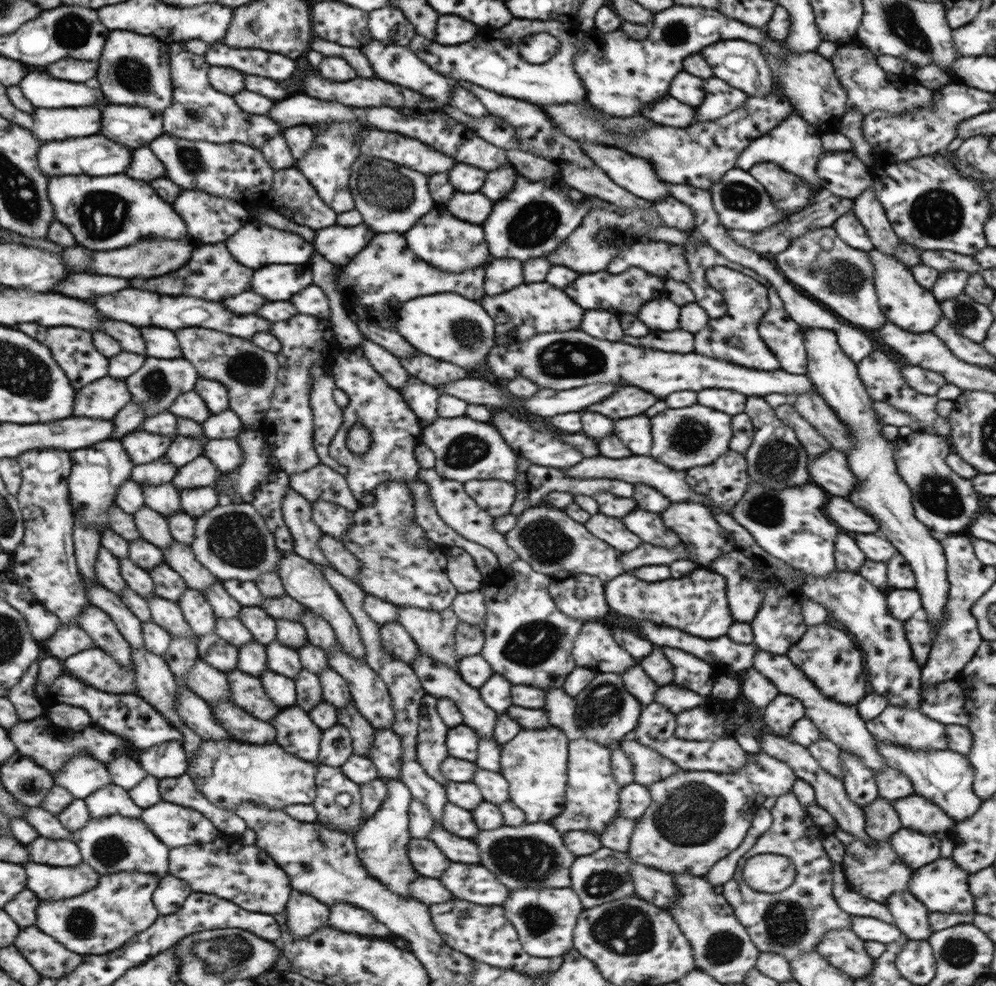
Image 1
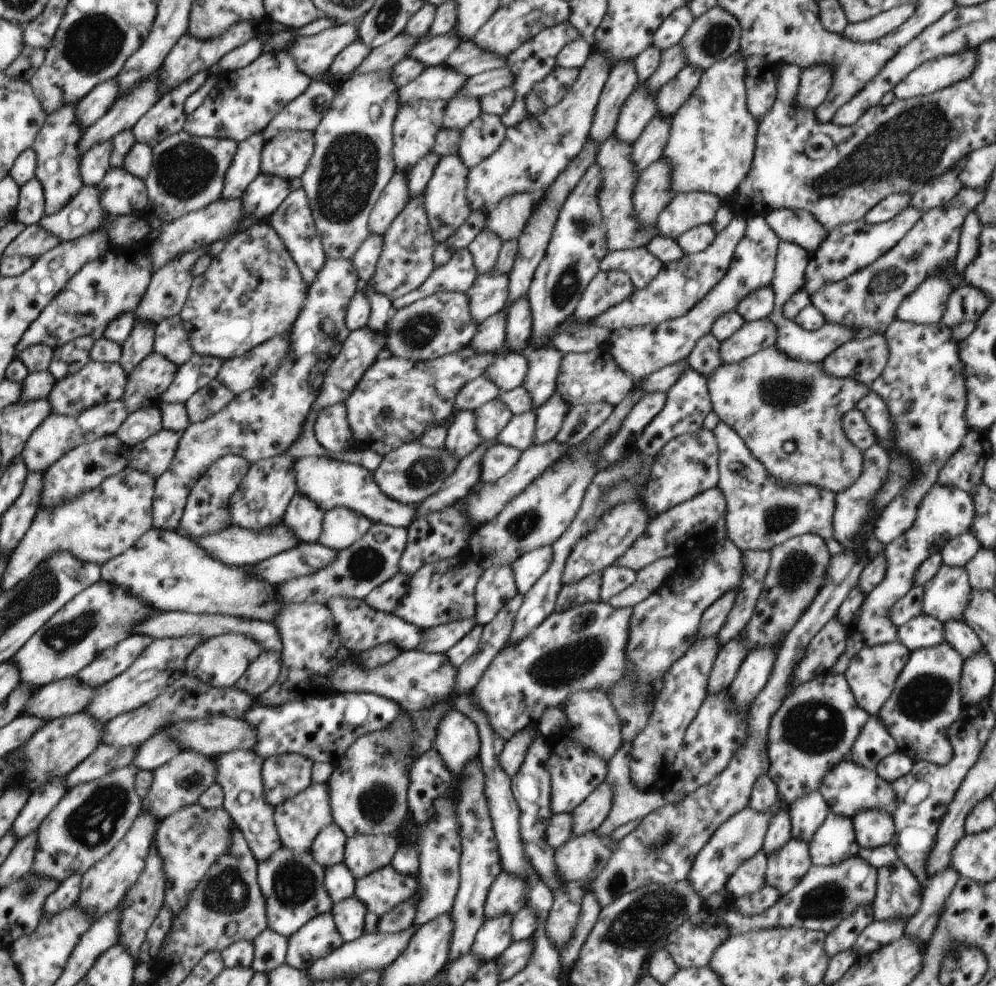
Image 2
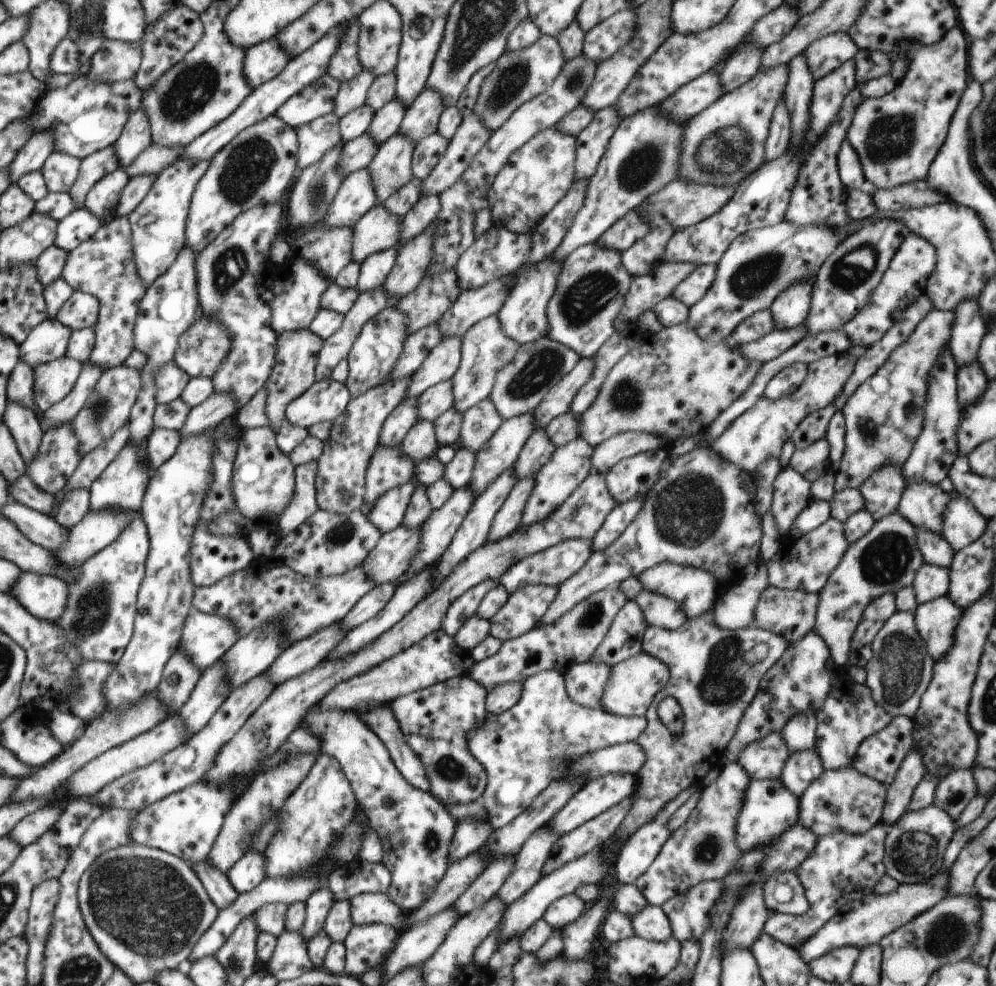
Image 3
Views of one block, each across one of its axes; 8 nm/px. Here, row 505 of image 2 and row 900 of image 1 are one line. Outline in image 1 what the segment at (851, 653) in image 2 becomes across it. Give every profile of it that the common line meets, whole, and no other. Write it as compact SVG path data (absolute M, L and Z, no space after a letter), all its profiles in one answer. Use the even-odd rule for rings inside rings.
M938 857L935 861L917 868L908 882L909 891L922 901L929 912L958 912L975 911L974 897L968 886L968 871L956 865L951 858Z

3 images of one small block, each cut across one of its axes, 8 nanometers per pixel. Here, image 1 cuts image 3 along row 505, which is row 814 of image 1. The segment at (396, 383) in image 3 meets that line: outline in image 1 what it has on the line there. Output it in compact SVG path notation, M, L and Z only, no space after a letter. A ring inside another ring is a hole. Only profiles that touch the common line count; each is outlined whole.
M318 763L318 772L314 777L317 796L311 805L317 812L318 822L322 825L328 822L336 826L338 831L356 828L363 821L359 785L349 780L339 768L326 764ZM339 794L348 794L352 803L348 807L336 804Z

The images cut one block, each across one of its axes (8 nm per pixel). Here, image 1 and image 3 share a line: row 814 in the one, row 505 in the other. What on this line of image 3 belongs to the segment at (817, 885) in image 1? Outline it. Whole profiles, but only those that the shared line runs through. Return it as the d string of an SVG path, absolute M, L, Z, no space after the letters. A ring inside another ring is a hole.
M792 467L783 468L773 482L773 501L770 512L776 520L781 539L787 539L795 518L812 502L810 485Z

